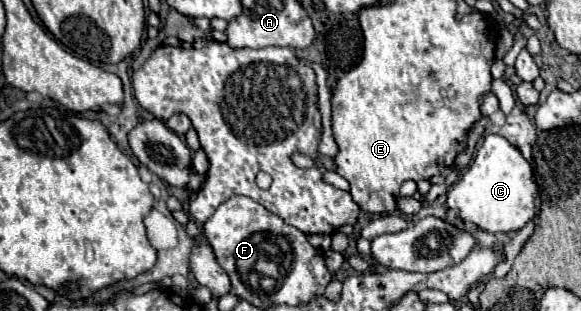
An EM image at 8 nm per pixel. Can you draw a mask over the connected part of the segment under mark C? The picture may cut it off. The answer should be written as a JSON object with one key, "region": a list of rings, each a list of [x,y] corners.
{"region":[[[487,134],[469,162],[469,168],[461,172],[461,182],[455,182],[447,192],[447,208],[459,208],[463,220],[491,234],[517,232],[535,216],[535,194],[533,168],[519,148],[499,134]]]}

